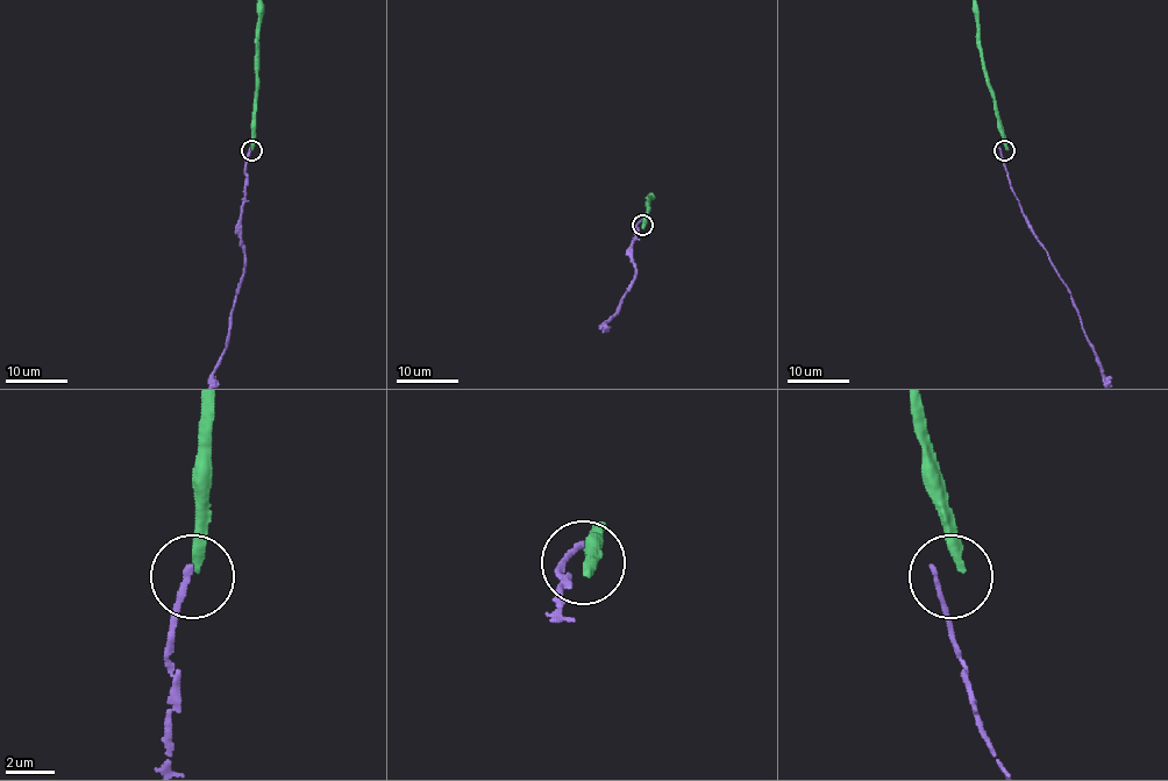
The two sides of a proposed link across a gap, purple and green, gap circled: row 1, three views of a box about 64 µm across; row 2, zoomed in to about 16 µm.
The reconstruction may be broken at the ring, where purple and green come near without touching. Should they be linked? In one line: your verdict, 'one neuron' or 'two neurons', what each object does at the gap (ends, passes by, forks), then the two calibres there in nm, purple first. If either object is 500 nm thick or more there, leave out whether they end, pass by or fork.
two neurons | purple ends | green ends | 280/340 nm

